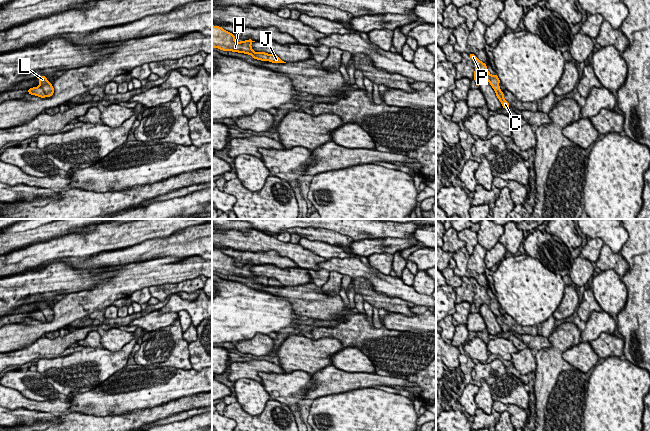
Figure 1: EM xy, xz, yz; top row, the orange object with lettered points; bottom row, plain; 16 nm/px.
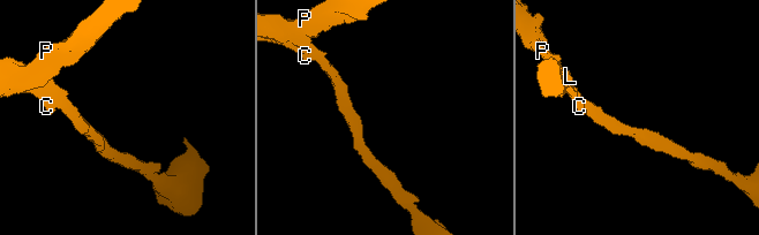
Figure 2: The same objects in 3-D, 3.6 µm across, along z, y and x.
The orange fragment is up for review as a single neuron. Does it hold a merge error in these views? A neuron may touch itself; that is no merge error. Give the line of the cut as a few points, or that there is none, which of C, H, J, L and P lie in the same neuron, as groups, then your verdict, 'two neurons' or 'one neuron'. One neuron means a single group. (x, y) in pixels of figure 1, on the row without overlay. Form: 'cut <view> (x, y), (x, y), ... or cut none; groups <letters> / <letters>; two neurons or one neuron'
cut xy (40, 310), (46, 319); groups C H P / J L; two neurons

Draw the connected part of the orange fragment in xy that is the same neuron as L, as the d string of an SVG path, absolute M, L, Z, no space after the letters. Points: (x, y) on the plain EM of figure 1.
M46 300L37 301L40 311L44 314L47 321L51 321L54 317L52 308L47 304Z

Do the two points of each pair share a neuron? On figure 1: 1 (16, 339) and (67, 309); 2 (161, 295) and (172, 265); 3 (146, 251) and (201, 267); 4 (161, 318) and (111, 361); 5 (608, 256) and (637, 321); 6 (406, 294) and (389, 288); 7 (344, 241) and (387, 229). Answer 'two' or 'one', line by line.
1: one
2: two
3: two
4: two
5: two
6: one
7: two

